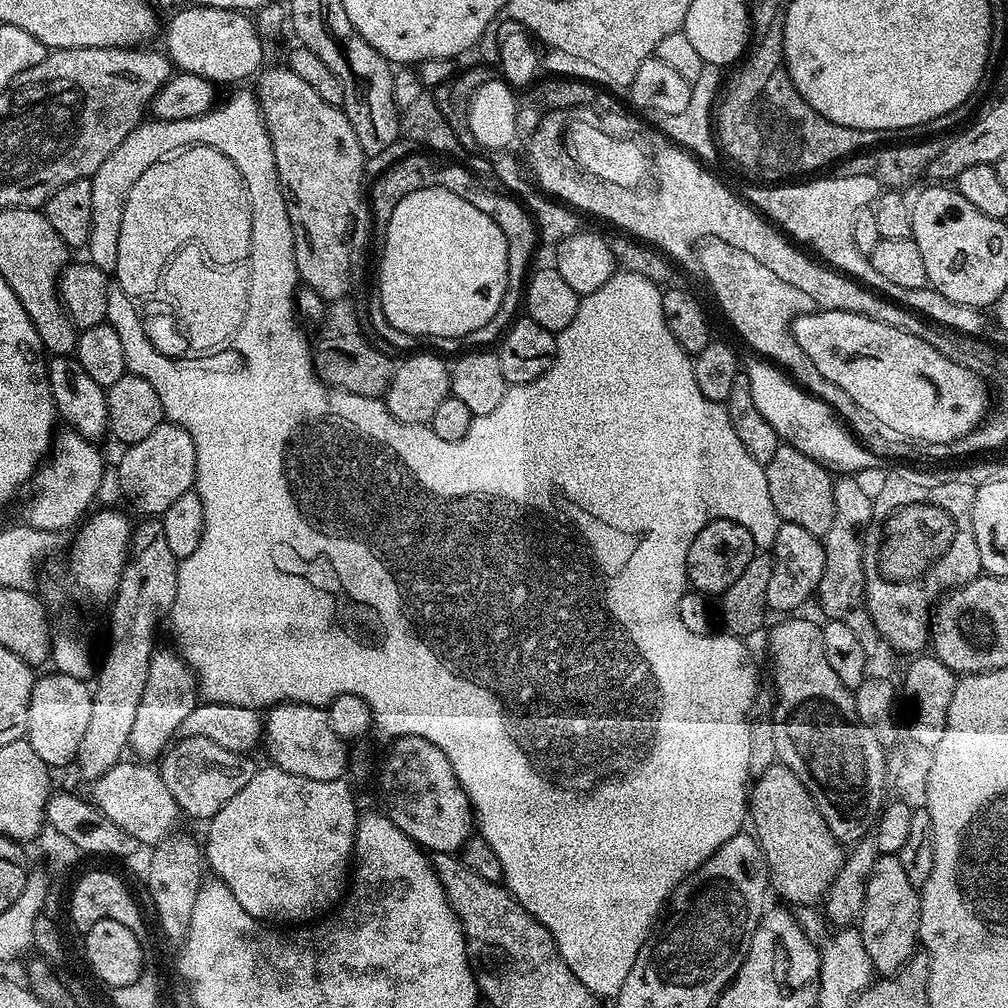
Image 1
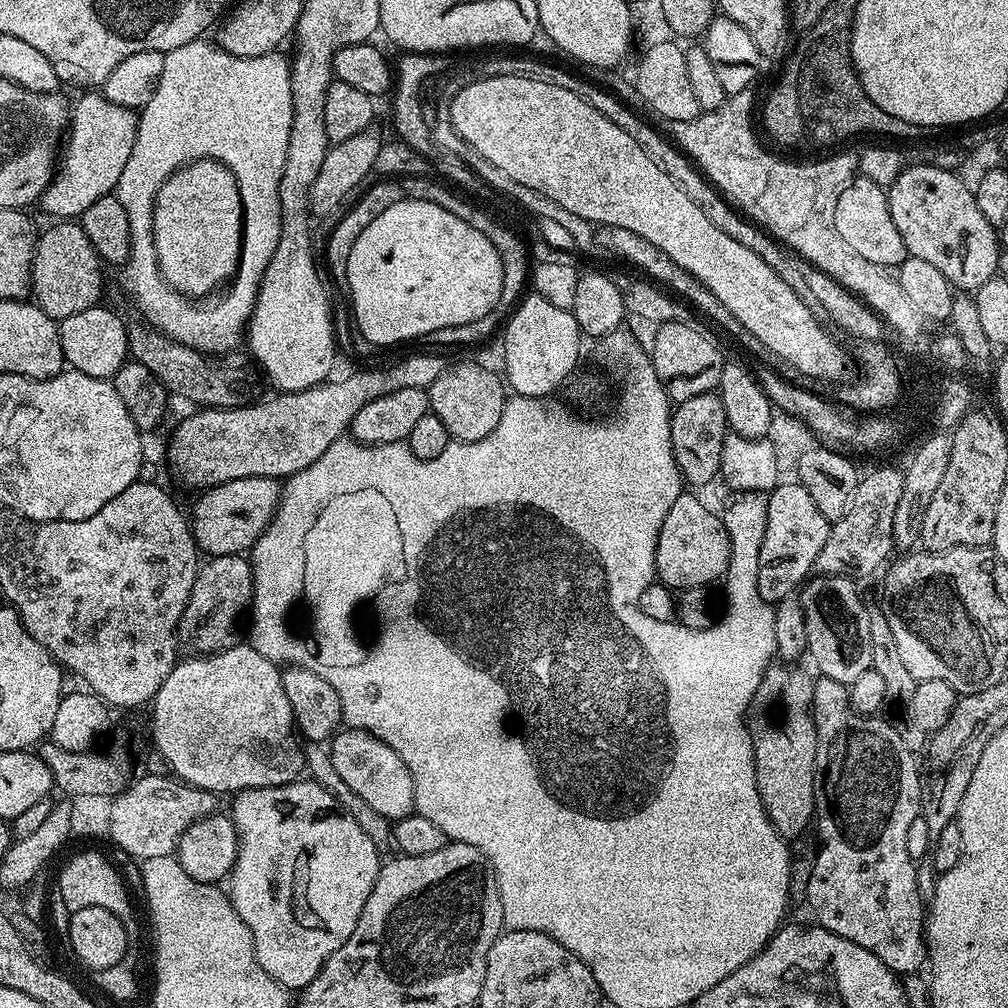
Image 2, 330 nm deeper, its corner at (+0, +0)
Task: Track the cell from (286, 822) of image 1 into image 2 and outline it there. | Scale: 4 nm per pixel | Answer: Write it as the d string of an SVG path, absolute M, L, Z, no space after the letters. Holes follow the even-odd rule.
M311 778L292 780L289 784L270 786L269 788L246 788L242 792L235 793L231 800L230 815L240 839L240 849L236 855L230 879L226 884L227 895L232 901L234 910L242 918L242 922L246 922L246 926L252 931L256 960L262 966L262 970L266 970L266 974L270 974L270 978L278 981L283 988L302 990L319 974L324 963L348 941L350 934L354 934L354 926L358 926L362 906L366 906L366 898L370 898L370 894L374 890L374 882L380 873L381 849L376 848L374 842L370 842L366 830L362 830L362 826L358 826L358 822L354 822L352 815L340 807L334 794L330 794L330 790L326 790Z

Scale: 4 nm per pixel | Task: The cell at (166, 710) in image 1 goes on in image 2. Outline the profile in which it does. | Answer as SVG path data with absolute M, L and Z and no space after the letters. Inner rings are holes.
M243 555L235 556L213 556L207 561L209 564L201 563L196 573L196 581L194 582L194 590L190 590L190 598L186 602L186 606L182 610L182 618L180 619L180 627L178 629L178 640L181 645L184 644L189 648L192 654L211 654L220 652L224 648L234 648L238 643L236 635L240 632L240 619L245 619L246 613L249 611L252 602L252 565Z

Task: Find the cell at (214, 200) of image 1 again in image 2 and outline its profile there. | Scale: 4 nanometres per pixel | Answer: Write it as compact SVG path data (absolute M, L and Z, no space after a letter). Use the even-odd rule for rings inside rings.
M193 160L191 164L184 165L173 174L167 182L158 190L156 201L154 202L154 214L152 215L152 237L154 238L154 250L158 258L160 272L164 275L164 280L175 290L189 298L202 298L202 290L208 288L218 276L230 274L230 270L220 270L224 264L230 264L232 260L240 260L240 241L244 230L244 207L240 201L240 191L236 185L236 179L230 169L225 164L219 164L217 160Z

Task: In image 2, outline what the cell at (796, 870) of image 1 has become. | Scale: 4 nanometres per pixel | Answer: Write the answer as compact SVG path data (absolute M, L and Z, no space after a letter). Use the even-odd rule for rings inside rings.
M773 662L764 672L759 690L752 696L752 706L746 717L748 735L752 738L752 753L756 763L756 785L762 806L770 822L785 838L800 836L813 823L816 814L816 727L812 721L813 677L788 662Z

